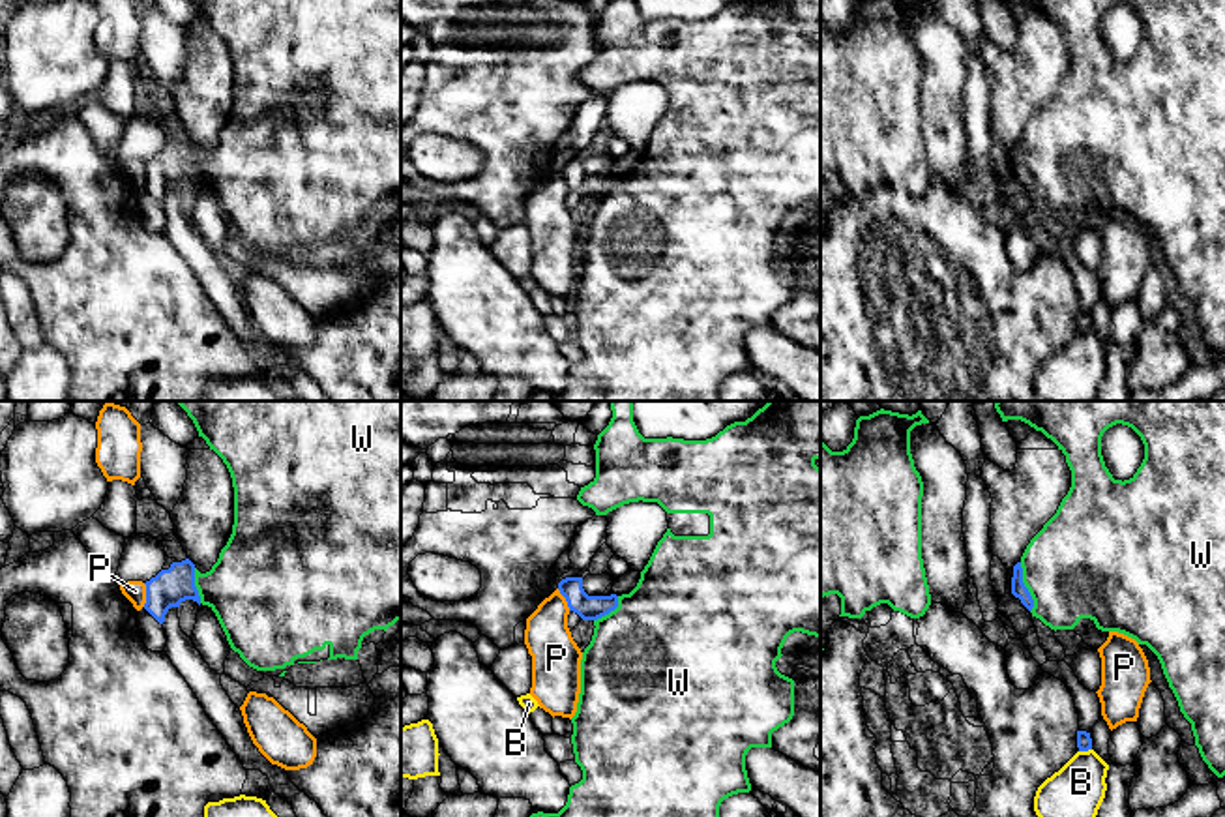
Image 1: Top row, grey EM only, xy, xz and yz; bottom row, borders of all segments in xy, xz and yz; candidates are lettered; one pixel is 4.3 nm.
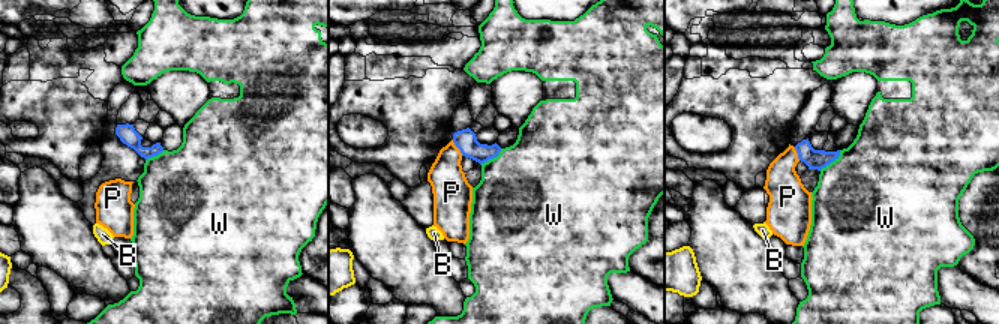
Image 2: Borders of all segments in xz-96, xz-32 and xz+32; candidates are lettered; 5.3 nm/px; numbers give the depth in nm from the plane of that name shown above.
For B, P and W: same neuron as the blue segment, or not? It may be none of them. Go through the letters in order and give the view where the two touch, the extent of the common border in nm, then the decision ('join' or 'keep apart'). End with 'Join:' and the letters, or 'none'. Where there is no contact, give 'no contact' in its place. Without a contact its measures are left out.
B: contact in yz; length 60 nm; keep apart
P: contact in xy; length 100 nm; keep apart
W: contact in yz; length 220 nm; join
Join: W

